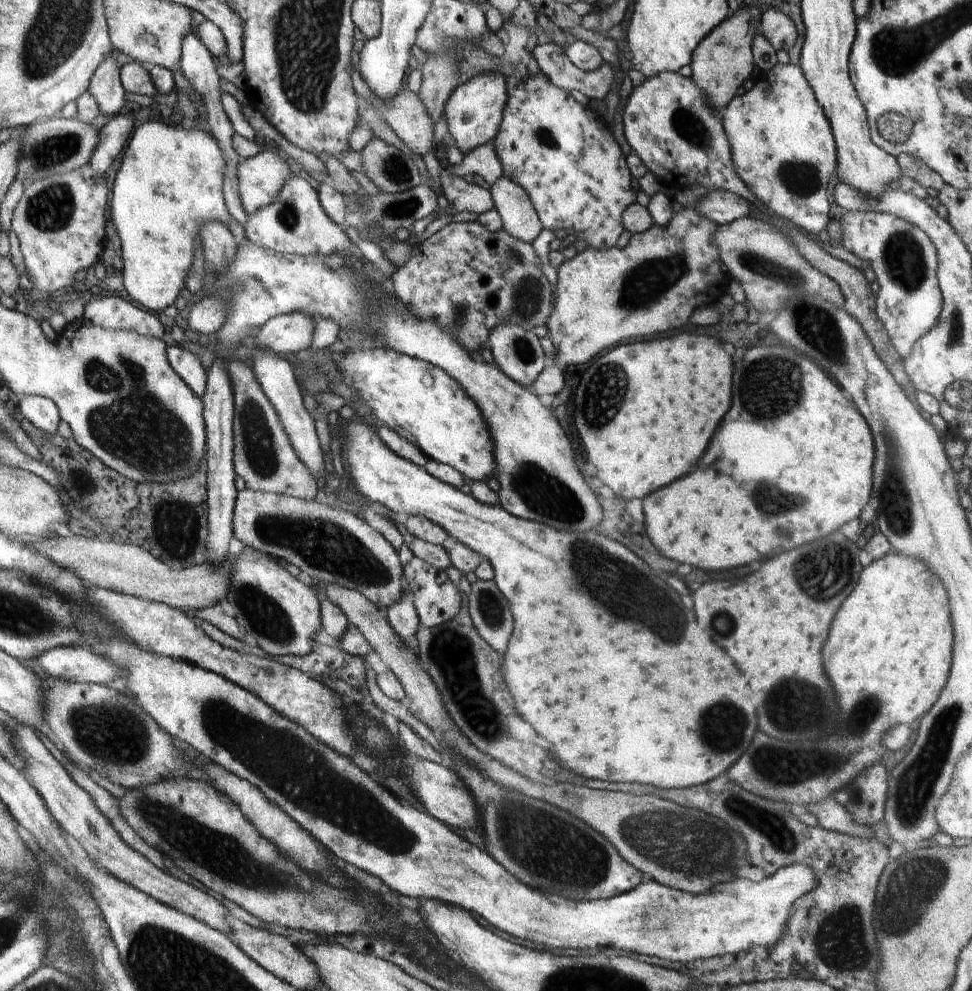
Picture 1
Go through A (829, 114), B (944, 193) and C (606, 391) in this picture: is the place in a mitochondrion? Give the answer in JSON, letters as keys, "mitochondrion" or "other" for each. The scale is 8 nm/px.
{"A":"other","B":"other","C":"mitochondrion"}

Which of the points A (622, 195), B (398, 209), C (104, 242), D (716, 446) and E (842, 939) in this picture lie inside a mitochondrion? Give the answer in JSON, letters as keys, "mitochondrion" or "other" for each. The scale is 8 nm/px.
{"A":"other","B":"mitochondrion","C":"other","D":"other","E":"mitochondrion"}

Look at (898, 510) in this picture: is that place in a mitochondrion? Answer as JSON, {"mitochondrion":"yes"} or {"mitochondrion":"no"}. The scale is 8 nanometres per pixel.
{"mitochondrion":"yes"}

